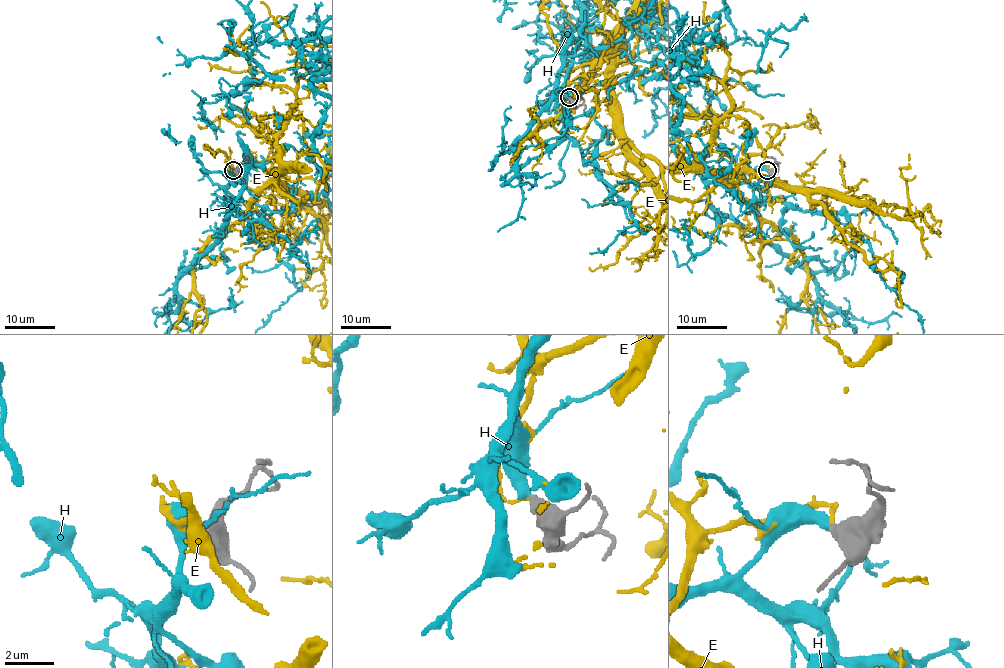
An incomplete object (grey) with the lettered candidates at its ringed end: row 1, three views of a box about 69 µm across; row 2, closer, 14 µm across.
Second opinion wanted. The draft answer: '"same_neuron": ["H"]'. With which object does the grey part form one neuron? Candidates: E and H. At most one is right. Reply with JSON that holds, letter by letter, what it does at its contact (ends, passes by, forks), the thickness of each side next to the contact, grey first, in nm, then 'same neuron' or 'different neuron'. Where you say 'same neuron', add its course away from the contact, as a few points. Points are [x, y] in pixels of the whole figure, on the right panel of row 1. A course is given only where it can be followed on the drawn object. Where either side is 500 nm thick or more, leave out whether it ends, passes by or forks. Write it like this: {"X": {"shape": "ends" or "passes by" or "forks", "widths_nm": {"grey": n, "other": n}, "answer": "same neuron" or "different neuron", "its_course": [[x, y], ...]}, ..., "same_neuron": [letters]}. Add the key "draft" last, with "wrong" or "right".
{"E": {"widths_nm": {"grey": 500, "other": 140}, "answer": "different neuron"}, "H": {"widths_nm": {"grey": 550, "other": 460}, "answer": "same neuron"}, "same_neuron": ["H"], "draft": "right"}

